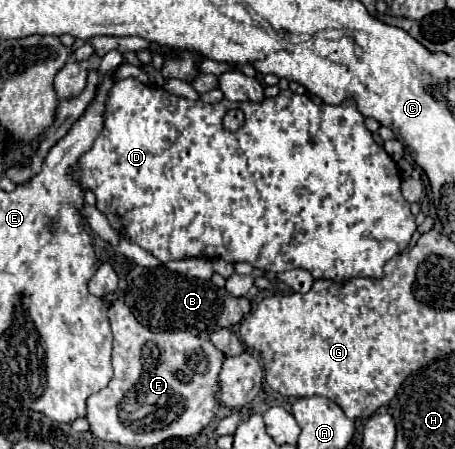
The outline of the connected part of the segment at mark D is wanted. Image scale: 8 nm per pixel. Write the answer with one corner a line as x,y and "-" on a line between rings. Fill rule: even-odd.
125,78
113,84
107,96
103,120
105,120
103,130
95,138
93,148
77,160
71,172
79,176
79,186
83,190
91,190
95,194
97,208
107,216
111,228
117,230
121,238
141,246
161,262
185,260
187,256
203,256
205,248
201,246
199,238
205,232
205,226
211,226
223,232
225,248
229,250
225,260
229,260
231,264
249,262
253,268
259,268
265,272
285,272
285,270
303,268
303,270
309,270
315,280
323,278
335,284
345,284
347,280
353,280
353,278
373,278
373,280
383,278
385,262
391,260
395,254
403,252
415,232
415,218
409,210
409,202
401,194
402,178
399,168
393,162
393,158
383,150
383,146
375,142
373,134
365,128
363,124
365,118
357,110
355,100
343,100
337,106
329,106
329,104
317,106
307,96
299,96
299,94
293,94
291,90
283,90
279,96
265,98
261,104
255,104
255,102
237,104
226,99
217,104
205,104
201,100
193,102
193,100
169,94
167,90
147,86
137,78
-
232,109
241,109
245,112
245,124
237,132
227,132
223,128
223,116

